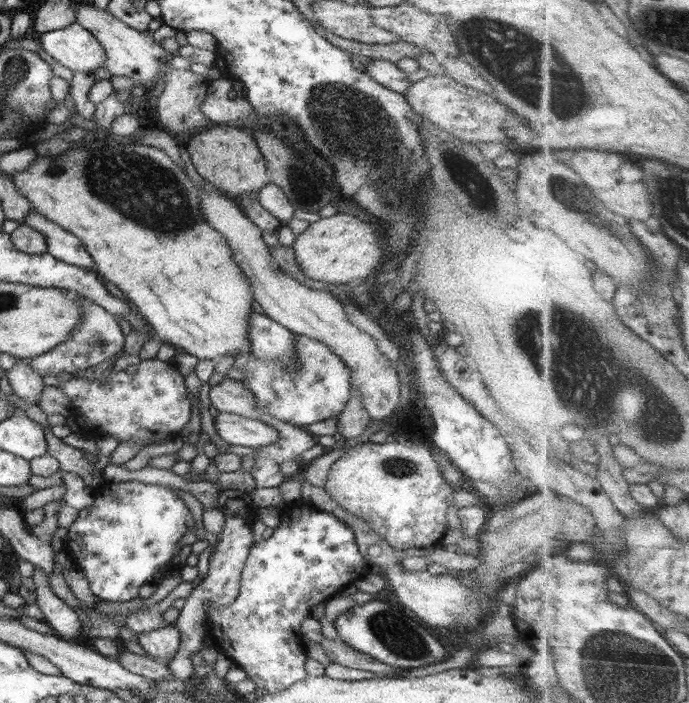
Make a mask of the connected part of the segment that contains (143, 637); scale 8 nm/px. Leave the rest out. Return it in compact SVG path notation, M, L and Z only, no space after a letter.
M173 624L158 630L138 633L137 637L137 642L144 648L144 652L159 662L164 662L164 658L172 658L181 645L178 629Z

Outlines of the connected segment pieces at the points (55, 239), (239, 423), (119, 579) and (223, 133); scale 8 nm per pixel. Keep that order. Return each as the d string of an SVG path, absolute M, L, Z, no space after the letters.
M30 209L23 218L23 223L46 237L47 253L54 255L54 258L81 266L82 270L95 271L95 262L91 254L82 246L81 240L69 230L49 221L34 209Z
M218 411L214 418L214 428L218 436L236 446L266 446L278 440L274 428L255 419L248 419L235 413Z
M138 481L104 482L96 492L92 506L79 510L78 517L67 528L65 549L86 576L92 594L108 602L126 602L138 596L142 584L158 584L173 570L172 559L182 550L178 542L186 532L194 530L194 519L170 486Z
M212 124L186 139L186 148L194 168L210 182L218 192L235 200L243 195L258 192L269 183L267 162L256 139L242 128Z

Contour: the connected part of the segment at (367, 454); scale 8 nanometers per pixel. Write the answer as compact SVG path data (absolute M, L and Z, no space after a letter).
M368 441L345 448L344 454L330 467L324 489L342 508L362 517L364 522L387 540L396 551L407 548L427 549L429 546L440 544L448 526L446 510L453 503L455 492L442 476L431 447L418 442L409 444L398 441Z

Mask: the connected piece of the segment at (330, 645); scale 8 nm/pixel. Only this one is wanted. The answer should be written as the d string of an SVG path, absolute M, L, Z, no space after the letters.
M323 637L321 645L334 663L346 668L368 670L368 672L377 674L378 677L392 677L392 674L405 674L406 670L409 671L408 669L384 664L373 656L348 646L339 637L333 640Z

